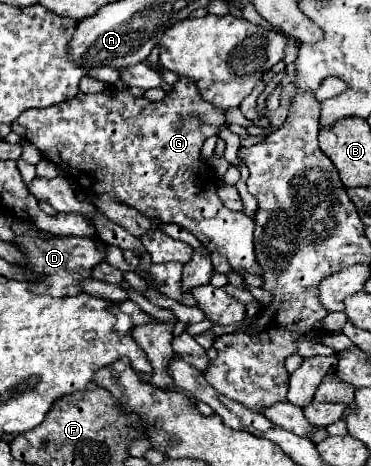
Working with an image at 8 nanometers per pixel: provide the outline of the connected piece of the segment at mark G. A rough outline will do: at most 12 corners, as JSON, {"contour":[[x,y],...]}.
{"contour":[[179,78],[17,122],[81,188],[261,272],[201,146],[225,112]]}

